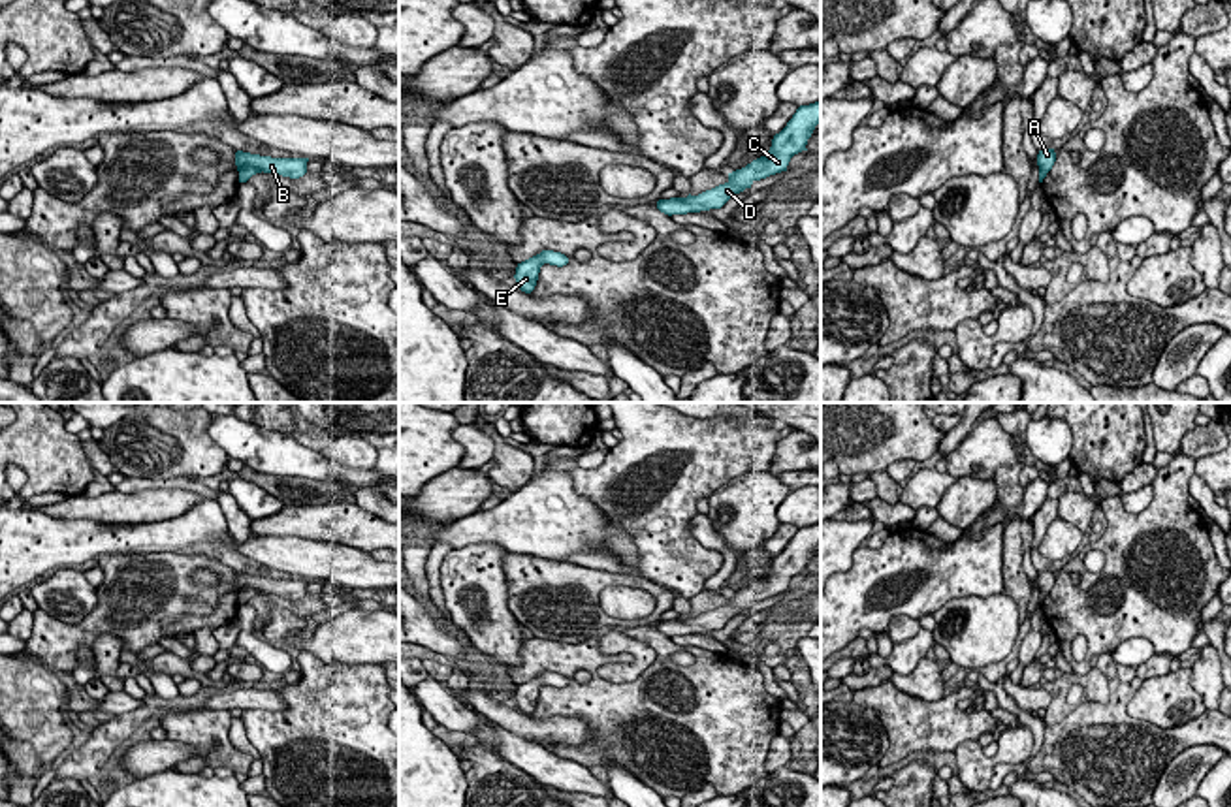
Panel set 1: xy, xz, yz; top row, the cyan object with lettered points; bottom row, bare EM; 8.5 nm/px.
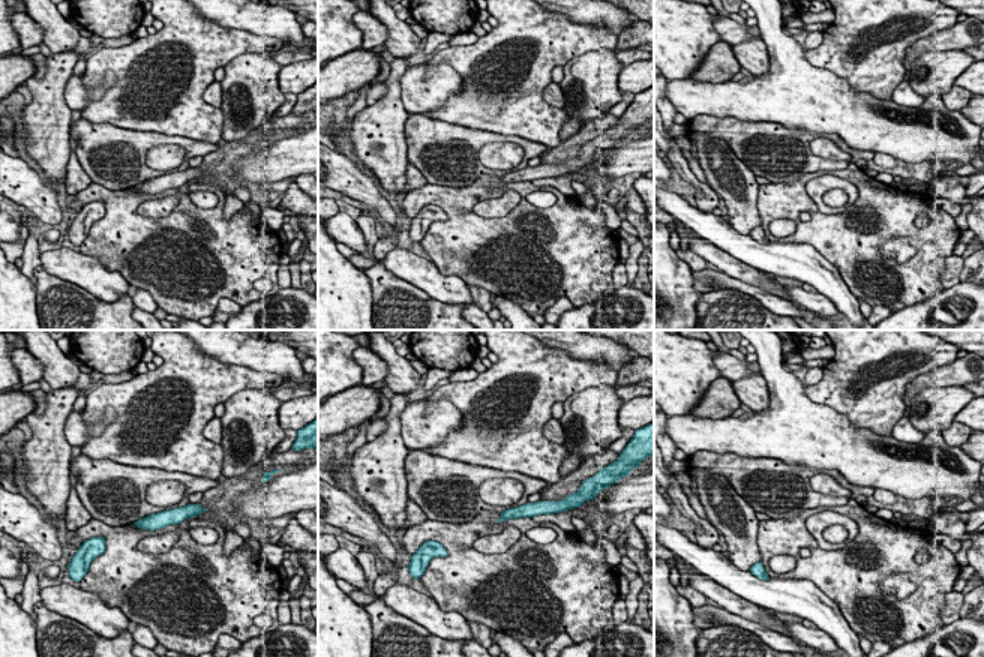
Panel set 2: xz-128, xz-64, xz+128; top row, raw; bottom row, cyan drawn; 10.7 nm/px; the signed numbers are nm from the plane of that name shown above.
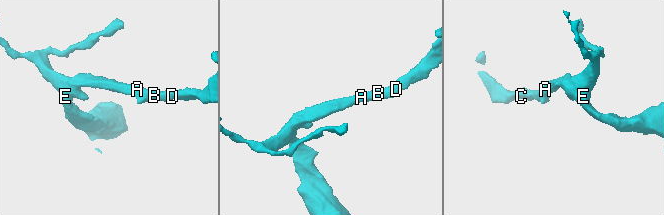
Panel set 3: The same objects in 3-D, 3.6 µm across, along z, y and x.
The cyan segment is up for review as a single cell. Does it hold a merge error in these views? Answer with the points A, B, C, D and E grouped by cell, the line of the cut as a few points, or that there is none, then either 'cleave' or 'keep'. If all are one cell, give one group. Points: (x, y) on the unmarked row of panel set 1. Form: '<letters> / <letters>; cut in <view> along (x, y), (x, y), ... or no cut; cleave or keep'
A B C D E; no cut; keep

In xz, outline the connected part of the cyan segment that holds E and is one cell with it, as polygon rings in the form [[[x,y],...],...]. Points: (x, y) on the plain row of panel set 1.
[[[542,672],[540,675],[518,685],[516,696],[514,696],[516,707],[521,713],[531,715],[536,707],[538,694],[544,685],[563,688],[568,685],[568,679],[561,673]]]

